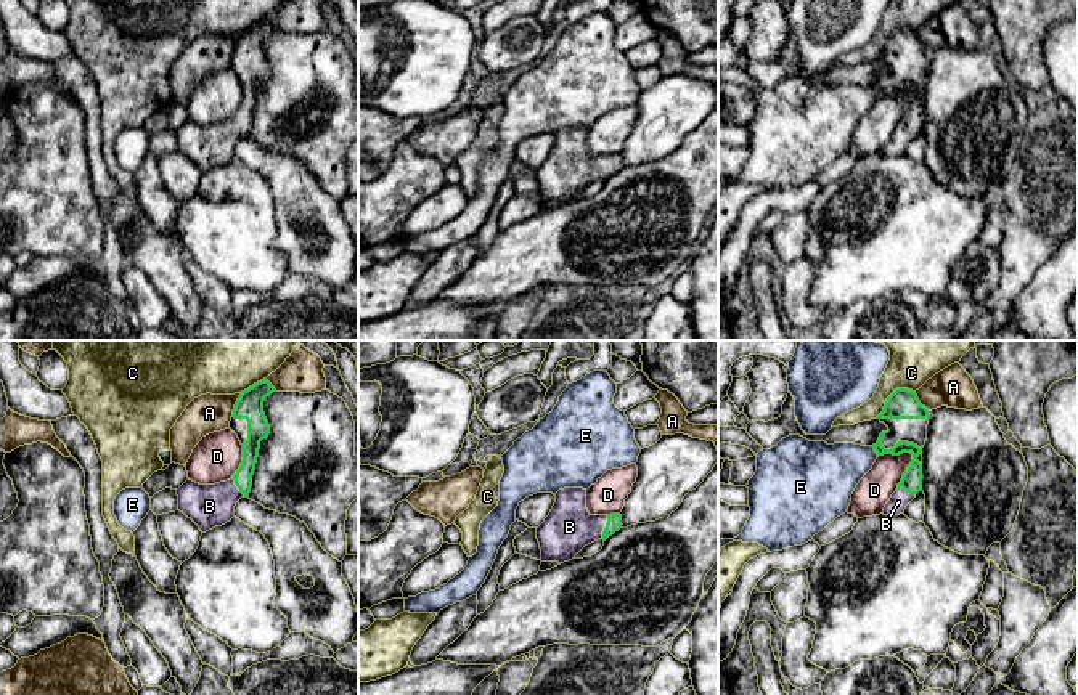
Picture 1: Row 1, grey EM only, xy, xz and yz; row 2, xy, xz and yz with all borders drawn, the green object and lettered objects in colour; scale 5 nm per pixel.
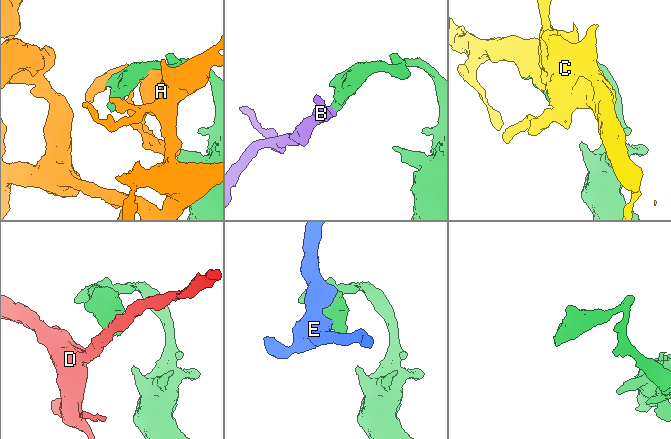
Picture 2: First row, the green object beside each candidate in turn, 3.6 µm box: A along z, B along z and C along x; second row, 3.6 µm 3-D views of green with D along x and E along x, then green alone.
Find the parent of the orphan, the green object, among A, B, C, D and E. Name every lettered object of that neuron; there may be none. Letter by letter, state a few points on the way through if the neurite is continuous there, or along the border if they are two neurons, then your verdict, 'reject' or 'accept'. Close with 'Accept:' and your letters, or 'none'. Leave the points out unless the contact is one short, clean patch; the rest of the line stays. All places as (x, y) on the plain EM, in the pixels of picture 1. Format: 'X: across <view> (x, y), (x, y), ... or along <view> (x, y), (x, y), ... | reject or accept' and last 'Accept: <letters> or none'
A: reject
B: across xz (614, 161), (606, 167), (569, 167) | accept
C: reject
D: along yz (910, 92), (911, 103), (895, 129) | reject
E: reject
Accept: B

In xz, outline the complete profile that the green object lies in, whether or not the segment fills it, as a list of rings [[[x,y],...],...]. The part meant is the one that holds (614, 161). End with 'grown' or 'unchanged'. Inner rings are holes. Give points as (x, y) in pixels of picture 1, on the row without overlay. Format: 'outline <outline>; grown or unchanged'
outline [[[564,128],[556,135],[556,143],[537,169],[541,202],[569,202],[585,186],[607,180],[622,169],[622,156],[591,156],[586,149],[586,130]]]; grown

